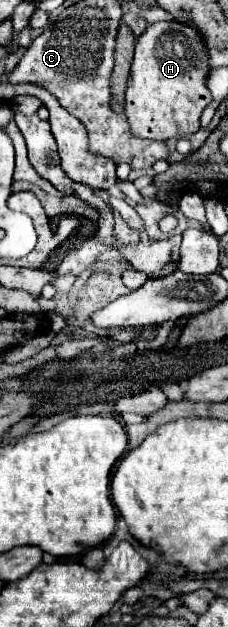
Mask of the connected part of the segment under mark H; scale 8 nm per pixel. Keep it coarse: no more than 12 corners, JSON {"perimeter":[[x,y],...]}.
{"perimeter":[[197,30],[137,38],[125,116],[137,138],[199,130],[211,104]]}

